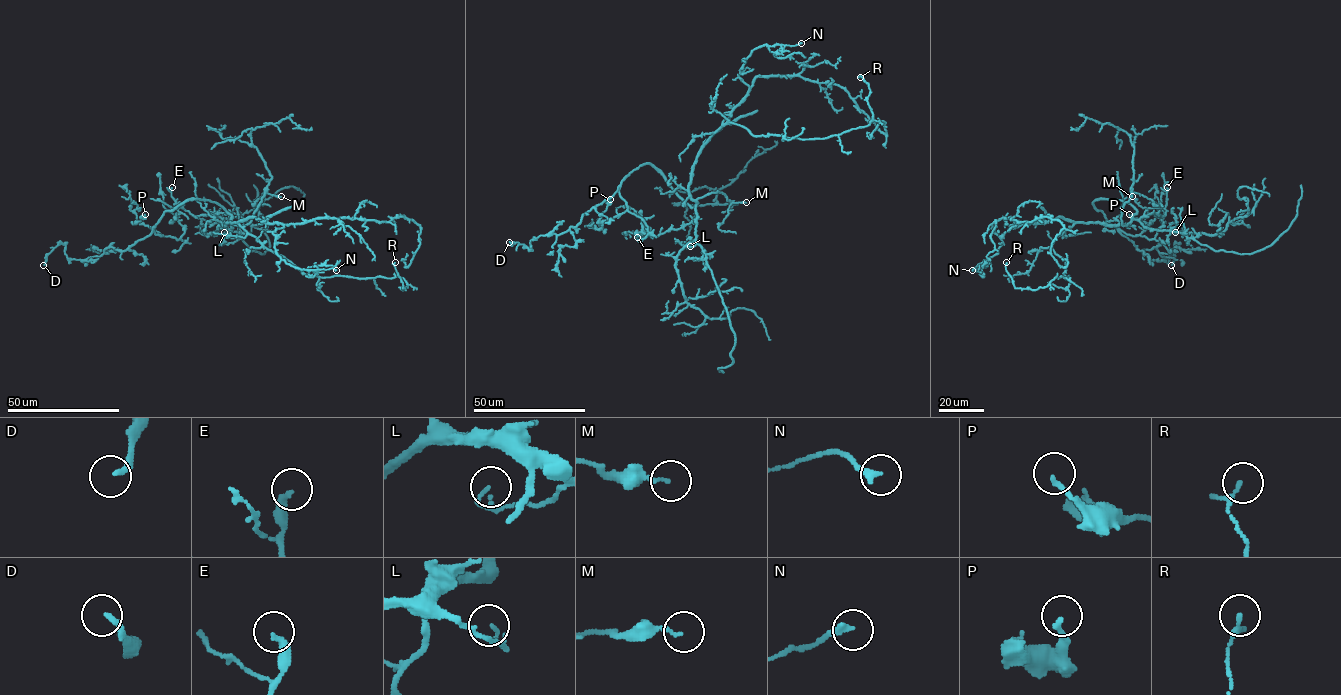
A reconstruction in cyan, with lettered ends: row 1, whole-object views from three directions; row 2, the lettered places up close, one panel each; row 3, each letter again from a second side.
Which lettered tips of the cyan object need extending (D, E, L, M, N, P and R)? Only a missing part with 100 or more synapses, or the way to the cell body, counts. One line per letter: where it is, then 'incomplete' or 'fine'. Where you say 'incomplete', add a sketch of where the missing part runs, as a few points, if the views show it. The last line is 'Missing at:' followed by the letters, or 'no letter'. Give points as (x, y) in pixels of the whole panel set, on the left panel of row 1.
D: (43, 265) | fine
E: (172, 187) | fine
L: (224, 232) | fine
M: (281, 196) | fine
N: (336, 270) | fine
P: (145, 214) | fine
R: (395, 262) | fine
Missing at: no letter

